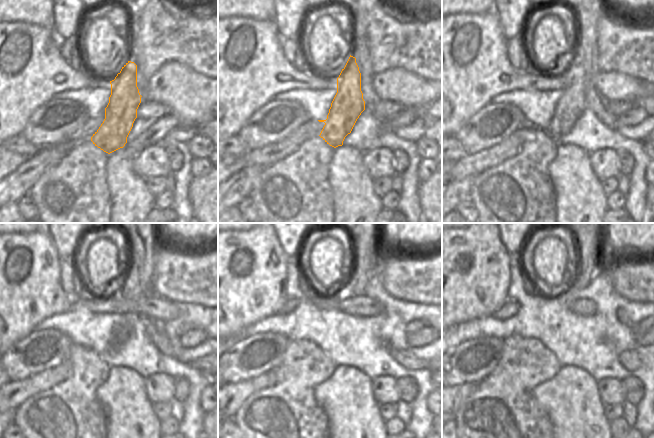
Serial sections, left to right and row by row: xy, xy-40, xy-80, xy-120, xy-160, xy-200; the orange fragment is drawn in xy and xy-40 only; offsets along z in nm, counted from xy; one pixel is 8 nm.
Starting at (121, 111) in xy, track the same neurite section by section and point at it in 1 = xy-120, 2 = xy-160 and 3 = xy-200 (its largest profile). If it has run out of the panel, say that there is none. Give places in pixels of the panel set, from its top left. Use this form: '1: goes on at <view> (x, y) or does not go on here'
1: goes on at xy-120 (130, 288)
2: goes on at xy-160 (363, 262)
3: goes on at xy-200 (590, 262)

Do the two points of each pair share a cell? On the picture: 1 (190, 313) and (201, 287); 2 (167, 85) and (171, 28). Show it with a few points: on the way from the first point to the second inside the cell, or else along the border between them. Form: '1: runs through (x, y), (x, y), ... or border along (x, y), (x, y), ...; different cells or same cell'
1: border along (178, 302), (199, 303), (207, 307); different cells
2: border along (191, 69), (177, 62), (165, 62), (150, 76); different cells

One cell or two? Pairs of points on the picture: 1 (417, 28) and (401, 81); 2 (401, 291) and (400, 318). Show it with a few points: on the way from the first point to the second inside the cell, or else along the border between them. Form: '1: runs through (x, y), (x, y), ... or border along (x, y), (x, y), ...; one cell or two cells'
1: border along (381, 71), (390, 68), (403, 68), (426, 79); two cells
2: border along (382, 286), (398, 299), (424, 304); two cells

